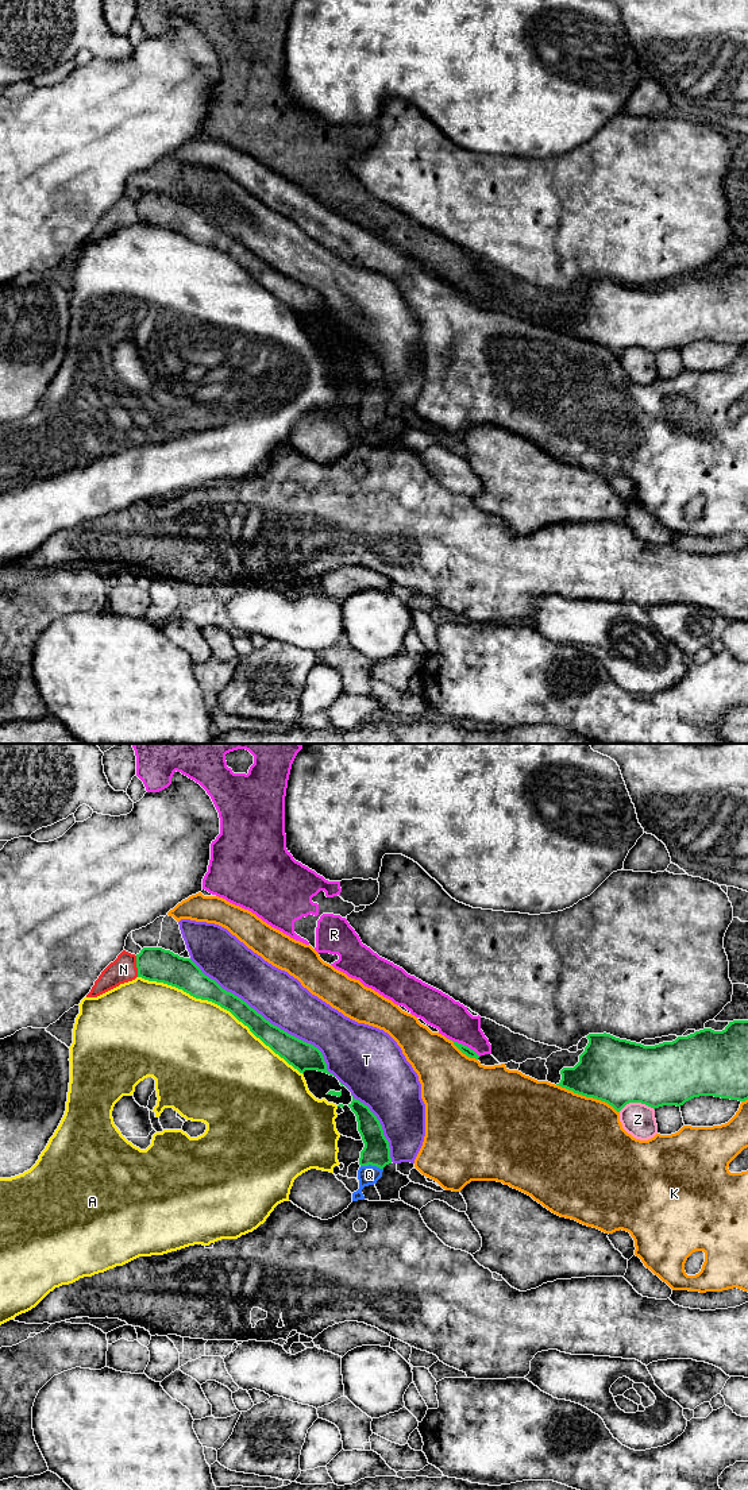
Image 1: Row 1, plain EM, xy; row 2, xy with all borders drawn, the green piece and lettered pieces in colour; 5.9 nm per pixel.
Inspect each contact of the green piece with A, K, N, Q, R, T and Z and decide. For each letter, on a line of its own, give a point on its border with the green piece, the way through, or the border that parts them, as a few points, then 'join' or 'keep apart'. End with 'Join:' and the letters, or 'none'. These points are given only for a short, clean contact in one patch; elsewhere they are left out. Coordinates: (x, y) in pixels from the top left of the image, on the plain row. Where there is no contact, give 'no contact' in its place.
A: xy (220, 250) | keep apart
K: xy (588, 340) | keep apart
N: xy (137, 211) | keep apart
Q: xy (371, 409) | across xy (377, 397), (371, 409), (369, 419) | join
R: xy (463, 289) | along xy (447, 281), (469, 290), (479, 300) | keep apart
T: xy (268, 265) | keep apart
Z: xy (636, 346) | along xy (654, 352), (640, 347), (627, 347), (619, 355) | keep apart
Join: Q

